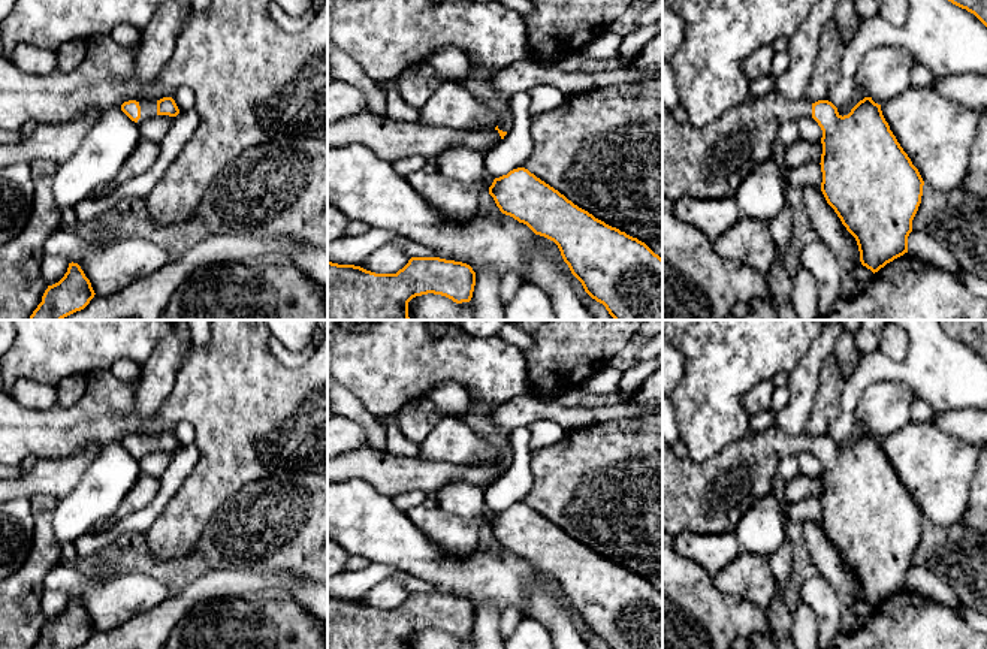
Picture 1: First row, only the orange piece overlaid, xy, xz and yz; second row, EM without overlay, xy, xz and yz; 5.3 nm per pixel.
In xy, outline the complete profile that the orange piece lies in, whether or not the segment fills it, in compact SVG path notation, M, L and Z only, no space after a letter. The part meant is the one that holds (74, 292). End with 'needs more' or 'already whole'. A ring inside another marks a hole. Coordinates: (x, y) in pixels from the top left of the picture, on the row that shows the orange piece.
M69 263L64 277L48 286L42 302L27 320L63 320L64 317L84 310L94 298L90 280L78 263Z | already whole

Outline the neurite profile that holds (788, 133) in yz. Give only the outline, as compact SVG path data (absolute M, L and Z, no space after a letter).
M785 121L779 126L776 138L781 141L784 147L790 147L791 144L800 139L799 126L796 121Z

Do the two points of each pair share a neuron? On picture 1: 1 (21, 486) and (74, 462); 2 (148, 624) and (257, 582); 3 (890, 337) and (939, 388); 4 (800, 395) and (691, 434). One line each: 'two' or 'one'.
1: one
2: one
3: two
4: two

